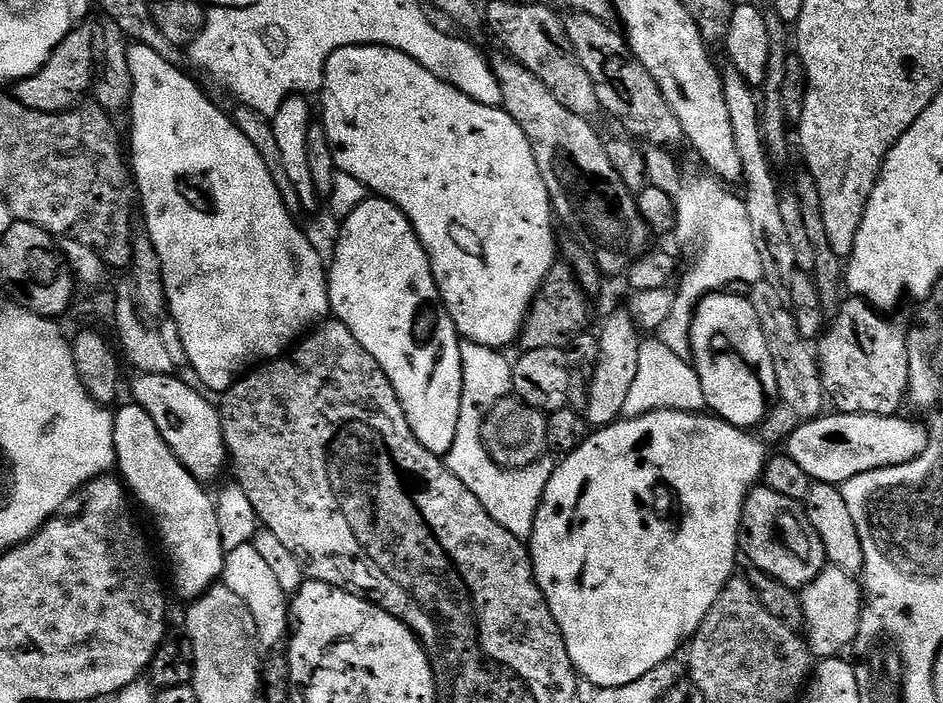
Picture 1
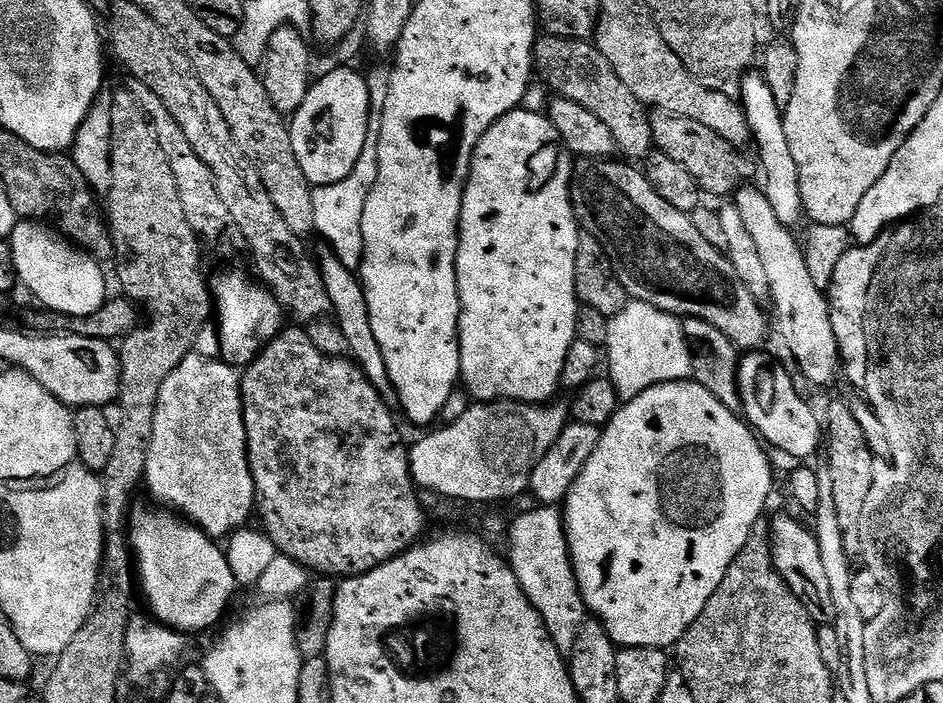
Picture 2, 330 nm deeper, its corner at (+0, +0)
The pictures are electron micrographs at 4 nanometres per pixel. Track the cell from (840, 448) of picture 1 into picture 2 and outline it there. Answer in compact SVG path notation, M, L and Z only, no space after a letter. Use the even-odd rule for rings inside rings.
M691 379L659 384L646 390L641 396L627 401L614 414L612 421L604 425L594 454L590 454L586 466L582 466L574 486L564 499L562 513L568 550L584 606L608 631L613 644L620 648L650 646L671 649L682 638L682 634L686 634L698 614L702 614L706 602L710 602L714 590L718 590L730 562L734 562L742 546L746 546L746 542L752 537L753 526L761 523L760 515L763 514L764 507L768 504L768 495L772 492L772 470L764 451L765 445L737 413L722 406L722 402L718 402L718 398L710 394L710 390Z

